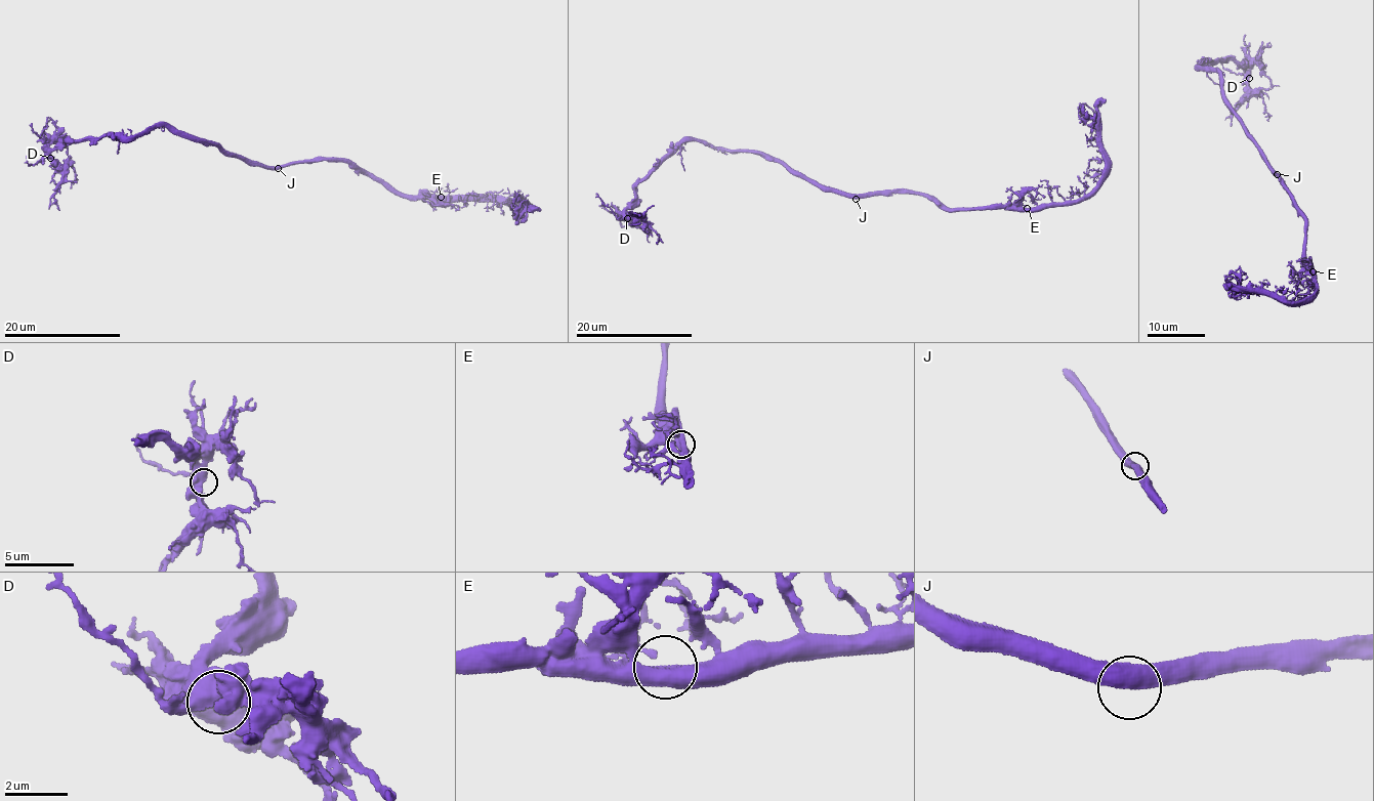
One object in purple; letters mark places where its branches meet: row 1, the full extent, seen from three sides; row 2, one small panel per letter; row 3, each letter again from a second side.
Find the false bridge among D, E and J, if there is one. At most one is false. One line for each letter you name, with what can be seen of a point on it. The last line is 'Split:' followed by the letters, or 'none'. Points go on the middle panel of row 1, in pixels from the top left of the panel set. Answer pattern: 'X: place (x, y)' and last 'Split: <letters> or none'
E: place (1027, 208)
Split: E

